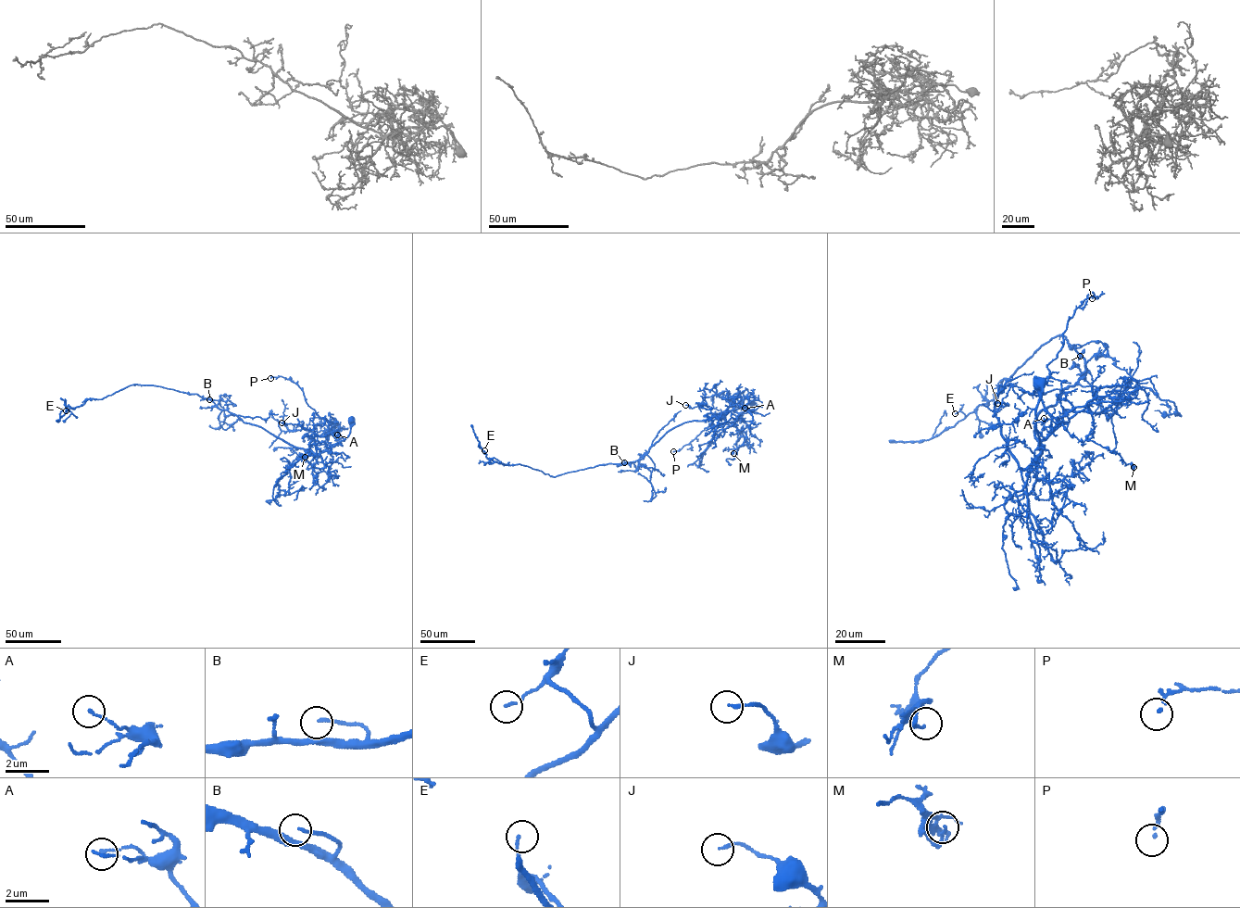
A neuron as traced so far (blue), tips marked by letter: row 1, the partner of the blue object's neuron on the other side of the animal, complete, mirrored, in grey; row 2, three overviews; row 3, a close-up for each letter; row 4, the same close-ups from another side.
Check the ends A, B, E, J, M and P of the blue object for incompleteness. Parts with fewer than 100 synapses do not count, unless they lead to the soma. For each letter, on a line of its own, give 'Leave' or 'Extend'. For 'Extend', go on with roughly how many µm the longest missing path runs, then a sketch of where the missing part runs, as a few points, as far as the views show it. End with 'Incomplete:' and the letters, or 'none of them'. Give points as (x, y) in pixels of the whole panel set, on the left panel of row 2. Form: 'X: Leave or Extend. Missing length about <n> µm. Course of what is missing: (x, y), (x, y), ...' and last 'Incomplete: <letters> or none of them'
A: Leave
B: Leave
E: Leave
J: Leave
M: Leave
P: Leave
Incomplete: none of them

